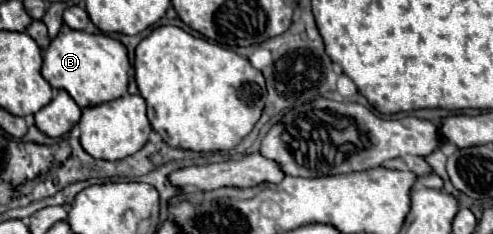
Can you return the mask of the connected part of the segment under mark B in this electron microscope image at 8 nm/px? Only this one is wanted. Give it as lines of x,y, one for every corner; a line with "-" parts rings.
62,30
44,52
42,76
52,88
66,90
80,108
116,100
128,88
128,52
126,46
106,34
86,34
80,30

